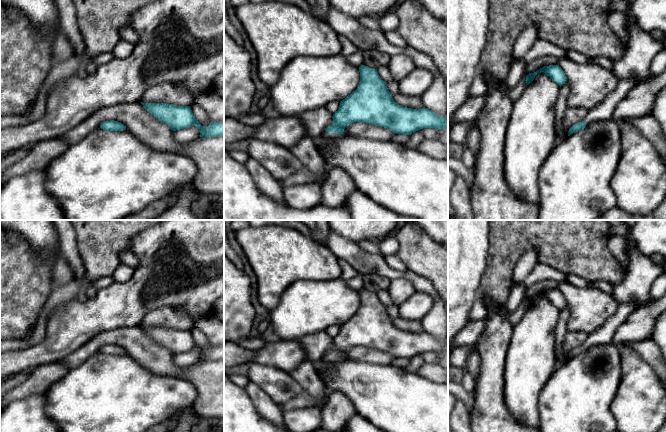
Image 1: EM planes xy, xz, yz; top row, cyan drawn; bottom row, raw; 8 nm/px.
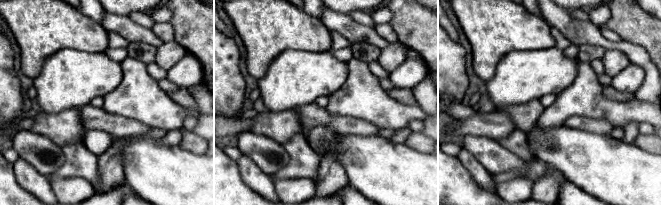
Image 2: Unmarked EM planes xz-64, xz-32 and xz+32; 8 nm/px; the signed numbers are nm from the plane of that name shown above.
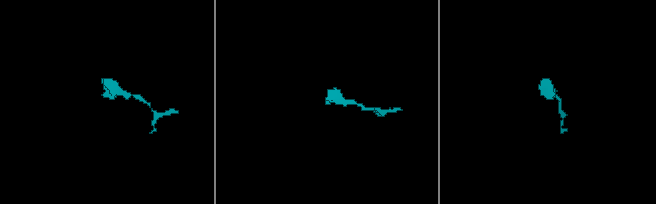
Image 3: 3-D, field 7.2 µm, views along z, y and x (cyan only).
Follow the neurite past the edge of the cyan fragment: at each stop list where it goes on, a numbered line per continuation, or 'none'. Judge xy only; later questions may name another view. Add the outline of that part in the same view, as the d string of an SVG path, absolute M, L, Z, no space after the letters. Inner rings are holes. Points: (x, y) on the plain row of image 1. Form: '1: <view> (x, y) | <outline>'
none

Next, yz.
1: yz (603, 335) | M618 303L616 313L598 328L593 334L588 335L584 346L586 350L592 346L605 345L612 342L617 328L637 309L639 305L634 303Z

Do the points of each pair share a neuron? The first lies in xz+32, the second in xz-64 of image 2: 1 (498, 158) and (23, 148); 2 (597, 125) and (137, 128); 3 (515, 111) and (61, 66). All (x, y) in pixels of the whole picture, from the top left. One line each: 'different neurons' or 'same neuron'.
1: same neuron
2: same neuron
3: different neurons

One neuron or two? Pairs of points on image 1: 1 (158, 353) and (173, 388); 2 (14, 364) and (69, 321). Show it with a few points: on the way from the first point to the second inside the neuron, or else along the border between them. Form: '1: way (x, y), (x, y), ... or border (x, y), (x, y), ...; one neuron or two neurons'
1: border (170, 375), (185, 378), (192, 384); two neurons
2: way (28, 358), (37, 355), (57, 335); one neuron

